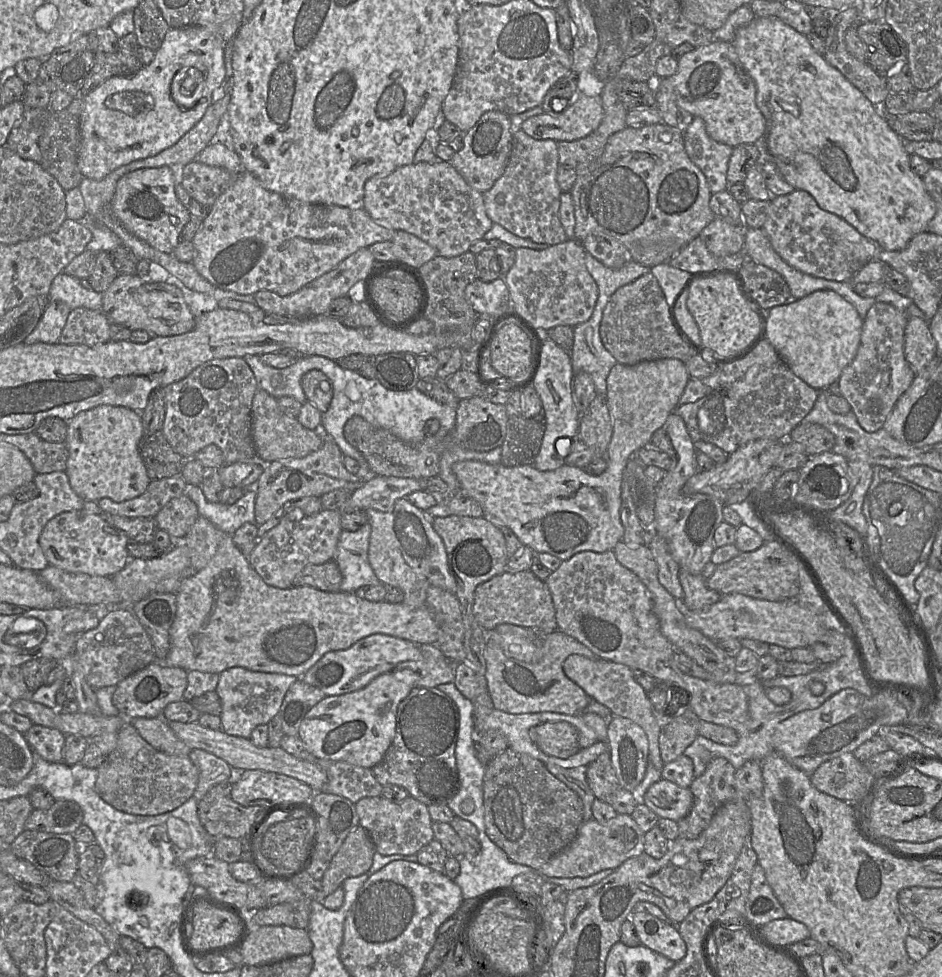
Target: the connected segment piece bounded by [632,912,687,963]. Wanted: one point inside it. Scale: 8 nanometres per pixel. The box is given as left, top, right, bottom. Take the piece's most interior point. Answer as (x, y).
(661, 937)

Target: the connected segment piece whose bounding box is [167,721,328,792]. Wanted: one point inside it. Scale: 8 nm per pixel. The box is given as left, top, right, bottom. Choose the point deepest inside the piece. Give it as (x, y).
(239, 753)

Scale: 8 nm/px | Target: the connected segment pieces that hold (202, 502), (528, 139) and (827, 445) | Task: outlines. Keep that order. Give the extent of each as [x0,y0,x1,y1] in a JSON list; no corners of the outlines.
[[186,485,255,535],[483,128,567,245],[789,423,835,457]]

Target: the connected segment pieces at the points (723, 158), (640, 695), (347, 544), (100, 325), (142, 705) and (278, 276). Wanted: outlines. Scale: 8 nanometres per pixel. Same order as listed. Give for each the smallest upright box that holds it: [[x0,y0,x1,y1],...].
[[684,116,733,193],[563,654,664,771],[334,525,380,592],[58,308,111,346],[112,662,187,719],[192,171,395,296]]

